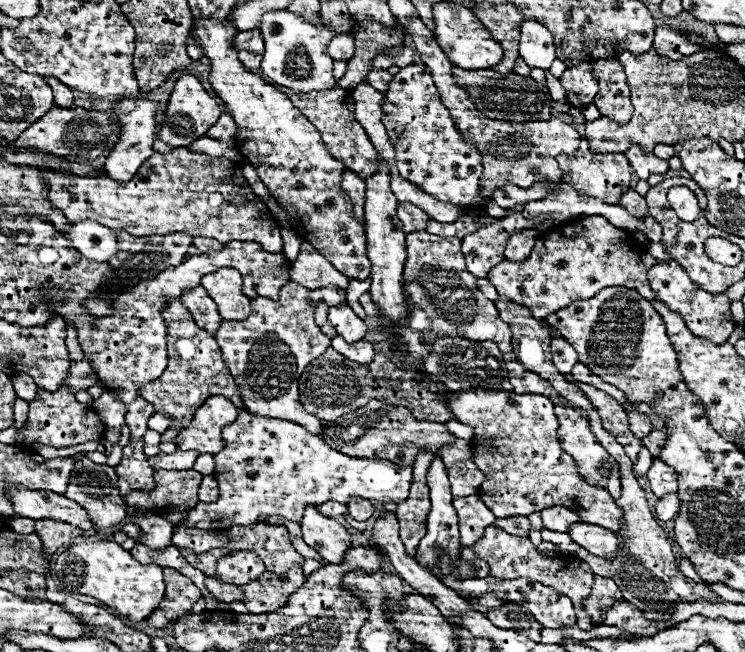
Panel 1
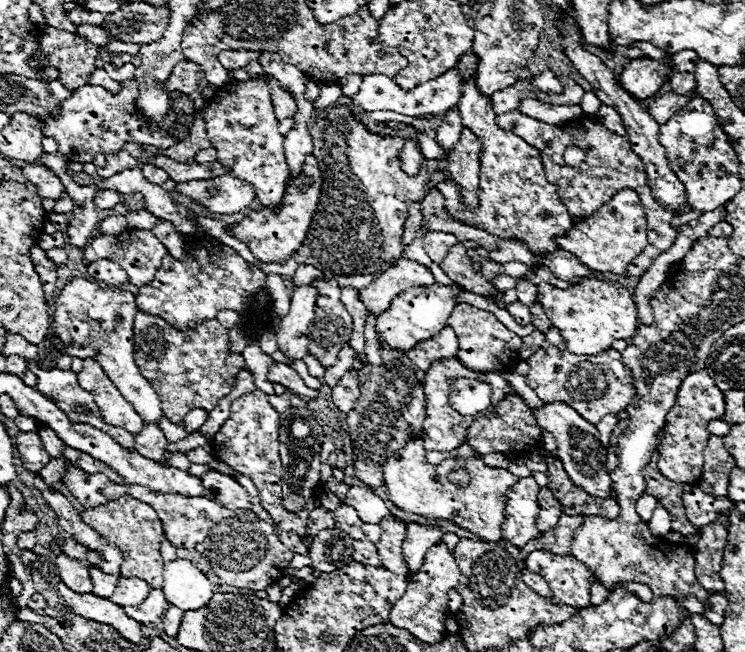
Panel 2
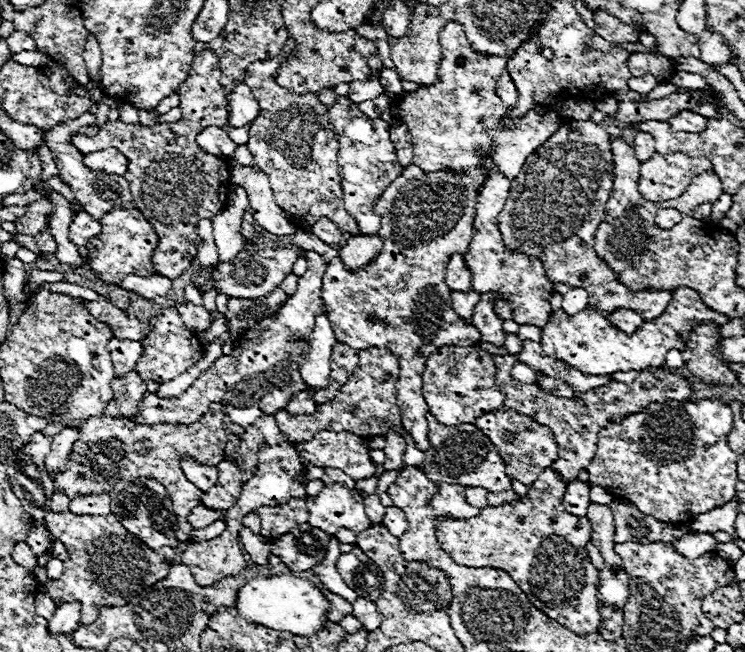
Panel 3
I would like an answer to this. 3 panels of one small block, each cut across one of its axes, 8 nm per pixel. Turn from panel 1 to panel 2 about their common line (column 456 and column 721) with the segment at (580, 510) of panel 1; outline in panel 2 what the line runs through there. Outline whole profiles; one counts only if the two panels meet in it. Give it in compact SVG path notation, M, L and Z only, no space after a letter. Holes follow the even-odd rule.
M706 370L692 372L682 380L674 408L666 416L664 438L658 446L658 470L662 472L662 476L678 484L696 484L700 480L702 464L704 464L702 452L710 438L708 422L722 420L724 412L726 412L724 394L708 376Z

